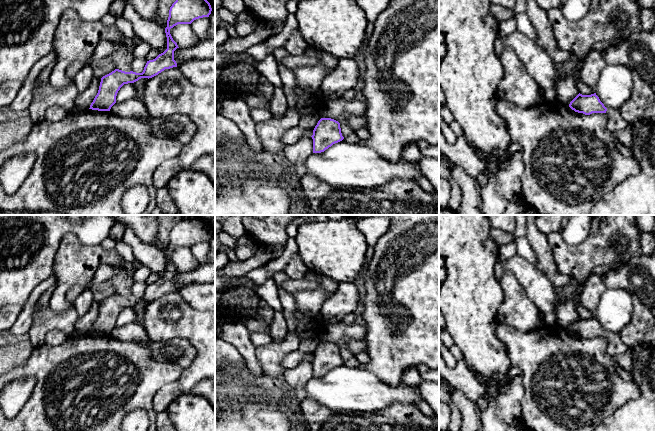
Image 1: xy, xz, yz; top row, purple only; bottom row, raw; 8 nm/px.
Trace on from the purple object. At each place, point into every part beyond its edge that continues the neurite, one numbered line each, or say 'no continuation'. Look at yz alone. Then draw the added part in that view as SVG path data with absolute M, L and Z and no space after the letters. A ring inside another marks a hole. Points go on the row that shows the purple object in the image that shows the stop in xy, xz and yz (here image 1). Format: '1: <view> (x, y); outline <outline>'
1: yz (616, 123); outline M607 109L606 114L608 115L608 130L616 135L627 127L627 122L622 118L617 109Z

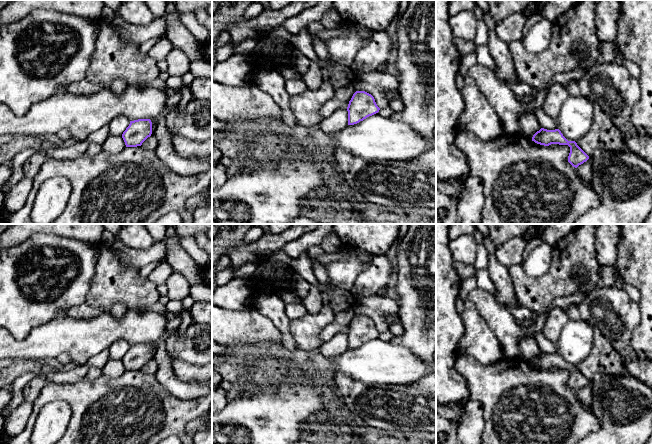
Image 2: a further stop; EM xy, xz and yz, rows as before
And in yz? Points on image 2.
no continuation

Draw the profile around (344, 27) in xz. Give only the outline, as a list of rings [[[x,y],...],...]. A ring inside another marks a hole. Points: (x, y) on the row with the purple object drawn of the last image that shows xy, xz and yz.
[[[342,20],[336,28],[331,28],[331,29],[325,28],[317,32],[316,35],[318,39],[324,42],[334,37],[346,36],[351,31],[353,26],[354,24]]]

